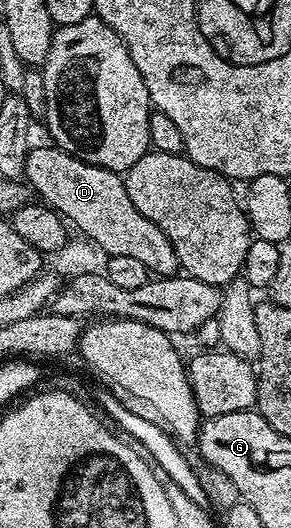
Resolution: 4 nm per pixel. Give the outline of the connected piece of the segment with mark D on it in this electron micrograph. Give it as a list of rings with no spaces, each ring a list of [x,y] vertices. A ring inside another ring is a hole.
[[[52,144],[31,147],[26,154],[23,177],[50,209],[57,211],[83,233],[85,239],[104,249],[108,256],[129,256],[142,261],[155,277],[173,277],[179,269],[171,239],[162,229],[141,216],[128,197],[125,179],[114,170],[90,165]]]

